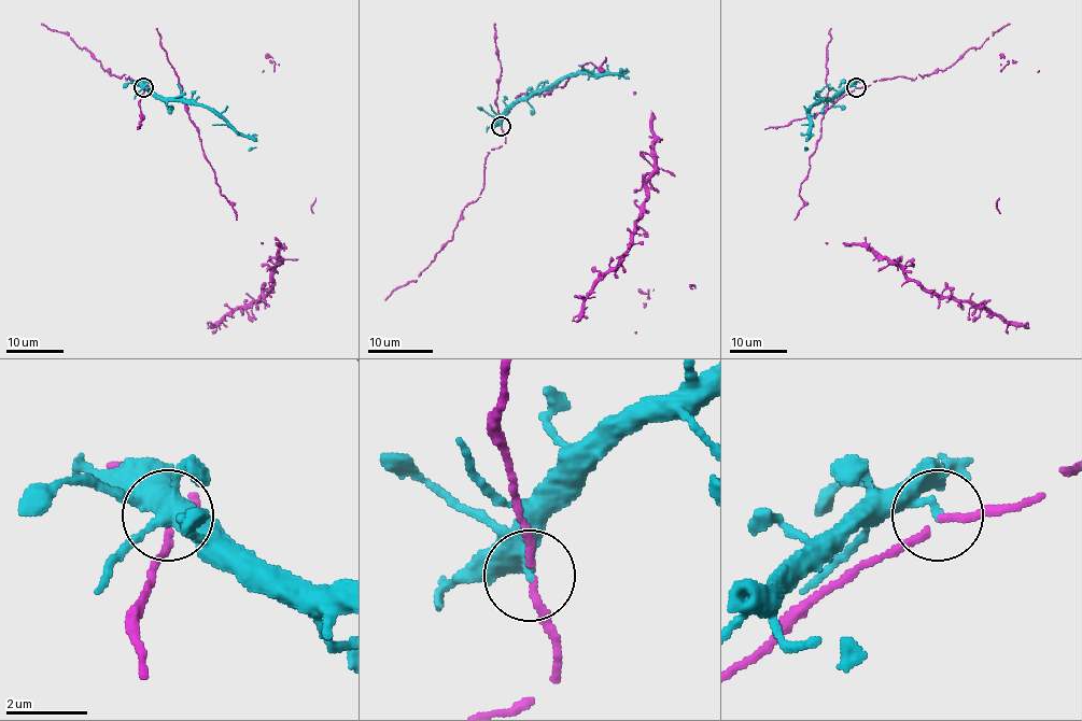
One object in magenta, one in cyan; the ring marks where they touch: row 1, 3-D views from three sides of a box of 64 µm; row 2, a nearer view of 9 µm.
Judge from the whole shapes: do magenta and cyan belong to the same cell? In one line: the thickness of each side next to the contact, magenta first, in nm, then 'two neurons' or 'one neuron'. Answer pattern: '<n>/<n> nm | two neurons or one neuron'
170/240 nm | two neurons

